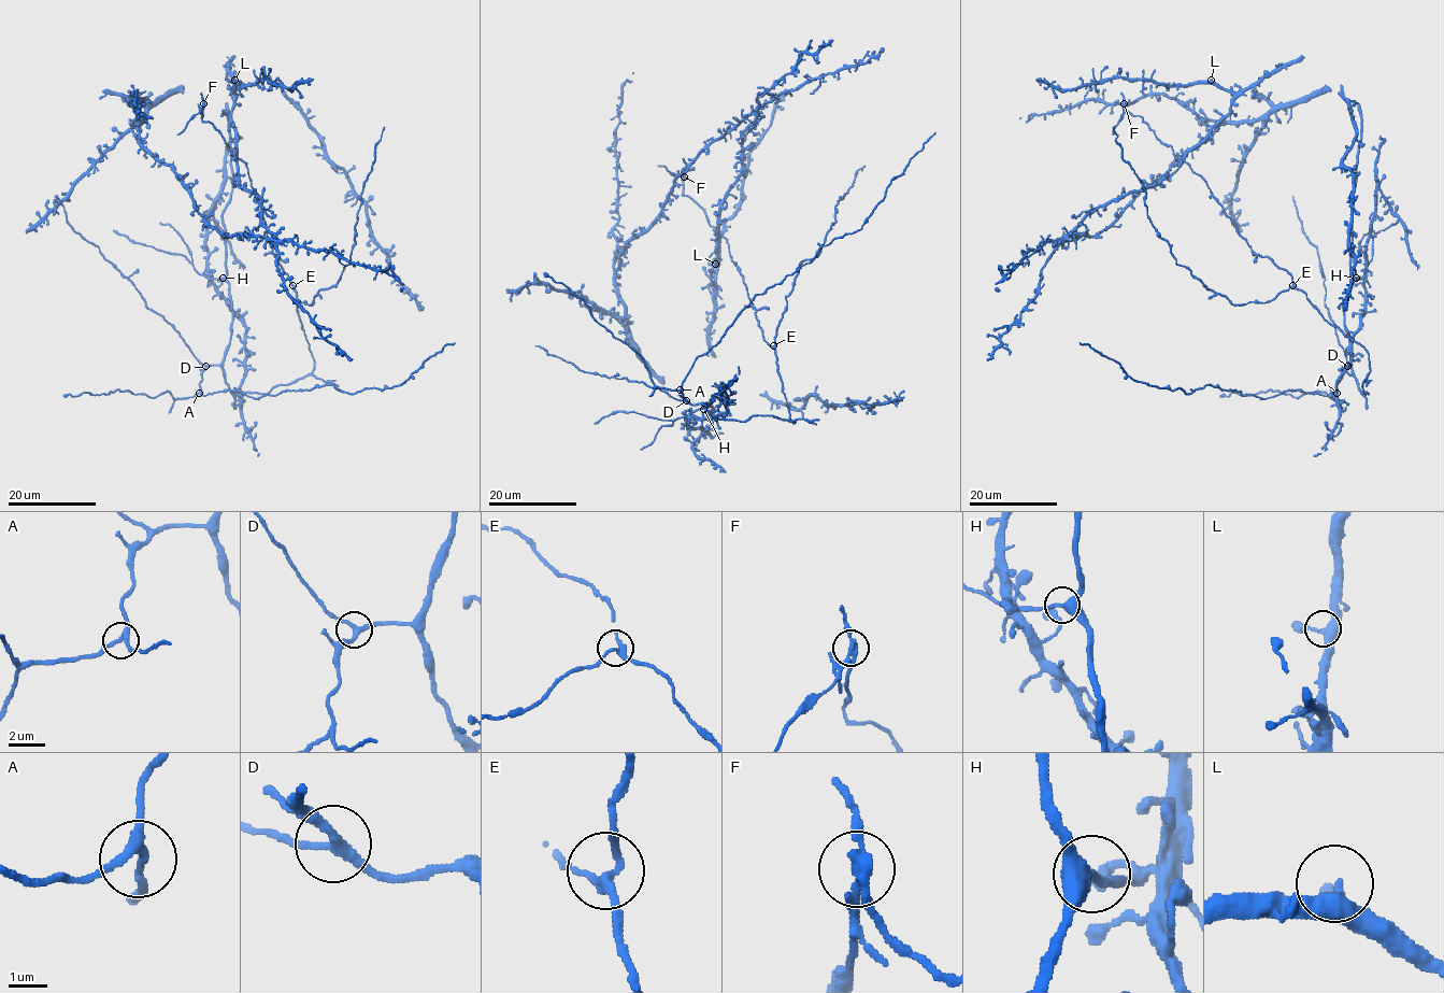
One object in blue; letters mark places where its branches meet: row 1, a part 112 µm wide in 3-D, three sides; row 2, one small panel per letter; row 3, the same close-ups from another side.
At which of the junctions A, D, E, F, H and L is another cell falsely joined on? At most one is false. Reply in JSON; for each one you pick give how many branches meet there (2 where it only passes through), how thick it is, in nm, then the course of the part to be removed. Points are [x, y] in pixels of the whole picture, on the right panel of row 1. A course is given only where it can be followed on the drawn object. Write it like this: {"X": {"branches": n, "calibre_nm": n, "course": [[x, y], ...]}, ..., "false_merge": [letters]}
{"F": {"branches": 3, "calibre_nm": 240, "course": [[1123, 102], [1123, 117], [1113, 129], [1113, 135]]}, "false_merge": ["F"]}

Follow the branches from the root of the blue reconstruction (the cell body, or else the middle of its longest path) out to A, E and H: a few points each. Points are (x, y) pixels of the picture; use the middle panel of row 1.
A: (777, 358), (795, 423), (768, 415), (719, 420), (703, 405), (689, 403), (680, 389)
E: (777, 358), (773, 345)
H: (777, 358), (795, 423), (768, 415), (719, 420), (703, 405), (713, 396), (703, 409)

